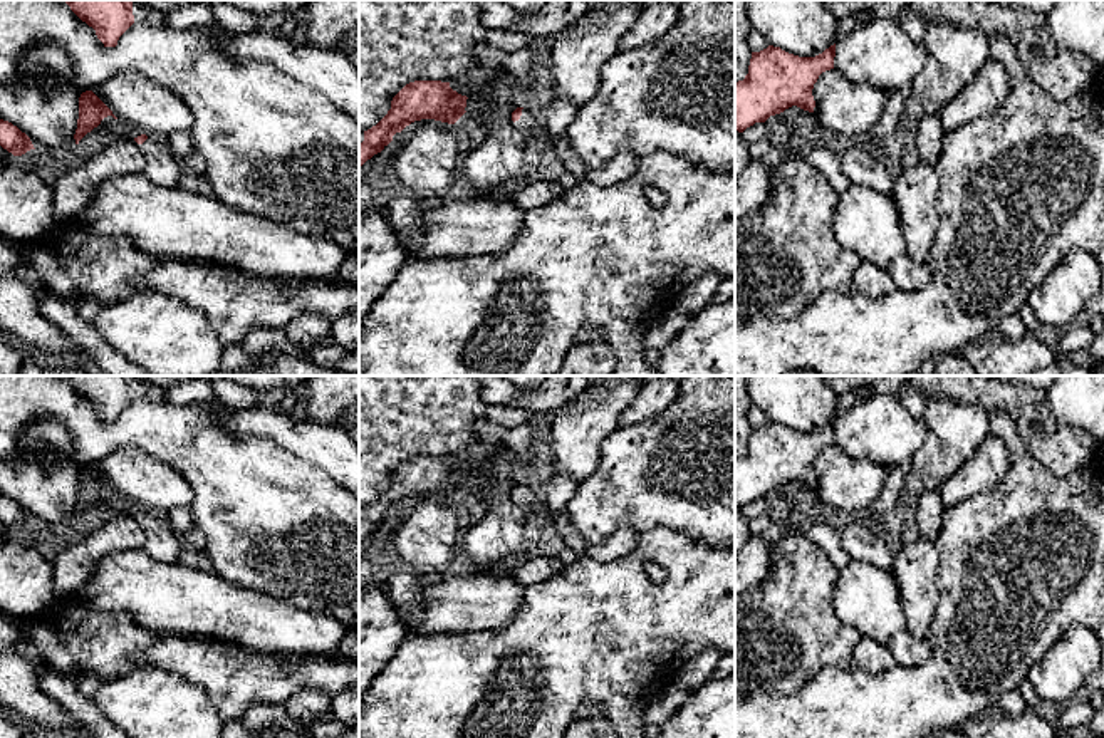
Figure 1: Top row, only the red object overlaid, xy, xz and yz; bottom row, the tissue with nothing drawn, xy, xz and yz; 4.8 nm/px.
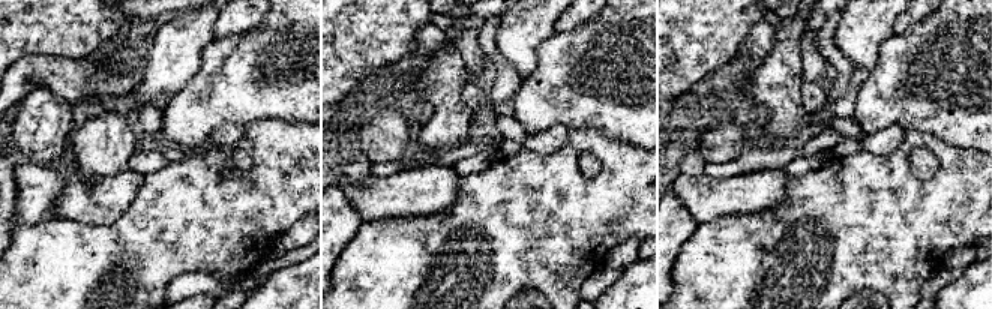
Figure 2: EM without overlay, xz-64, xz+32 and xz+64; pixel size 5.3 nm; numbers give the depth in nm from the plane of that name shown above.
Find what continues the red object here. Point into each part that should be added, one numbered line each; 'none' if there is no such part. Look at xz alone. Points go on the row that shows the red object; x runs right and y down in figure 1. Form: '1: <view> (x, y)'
1: xz (529, 121)

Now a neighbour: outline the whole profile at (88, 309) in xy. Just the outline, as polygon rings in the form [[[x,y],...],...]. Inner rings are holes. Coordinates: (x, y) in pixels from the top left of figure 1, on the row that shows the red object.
[[[84,299],[84,300],[77,300],[77,314],[79,317],[94,325],[94,320],[97,317],[97,314],[102,310],[102,304],[96,299]]]

